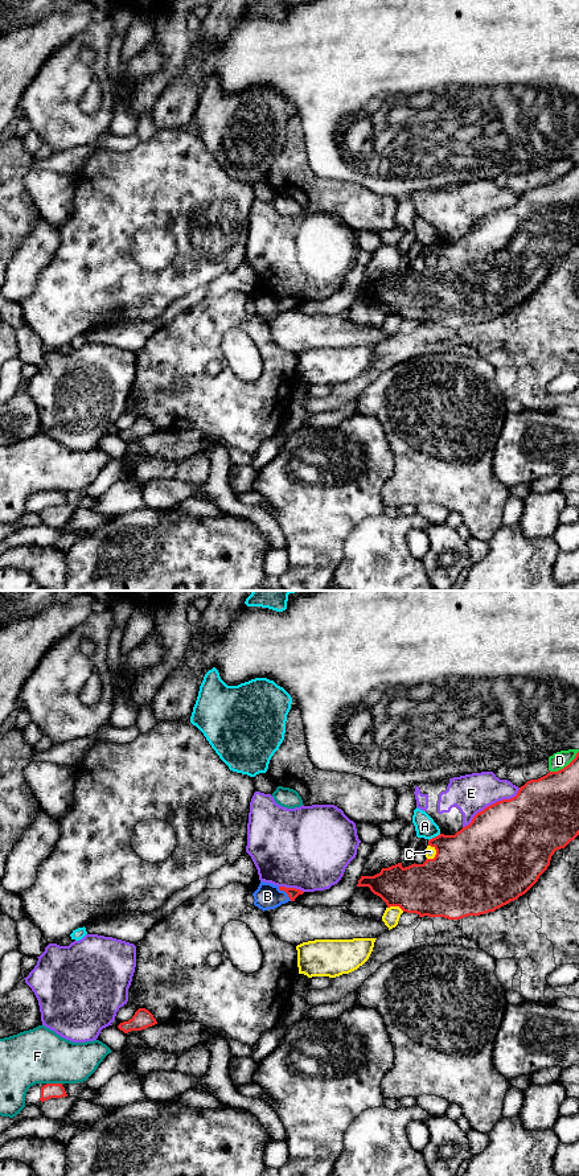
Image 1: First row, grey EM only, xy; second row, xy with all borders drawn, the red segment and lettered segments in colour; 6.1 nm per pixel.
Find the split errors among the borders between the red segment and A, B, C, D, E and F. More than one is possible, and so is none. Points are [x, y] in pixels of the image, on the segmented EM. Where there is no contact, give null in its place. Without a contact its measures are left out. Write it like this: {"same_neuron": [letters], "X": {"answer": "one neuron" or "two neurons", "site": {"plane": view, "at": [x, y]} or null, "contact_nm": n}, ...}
{"same_neuron": ["B"], "A": {"answer": "two neurons", "site": {"plane": "xy", "at": [435, 837]}, "contact_nm": 90}, "B": {"answer": "one neuron", "site": {"plane": "xy", "at": [286, 892]}, "contact_nm": 120}, "C": {"answer": "two neurons", "site": {"plane": "xy", "at": [436, 851]}, "contact_nm": 100}, "D": {"answer": "two neurons", "site": {"plane": "xy", "at": [565, 767]}, "contact_nm": 220}, "E": {"answer": "two neurons", "site": {"plane": "xy", "at": [493, 804]}, "contact_nm": 420}, "F": {"answer": "two neurons", "site": {"plane": "xy", "at": [54, 1084]}, "contact_nm": 100}}

